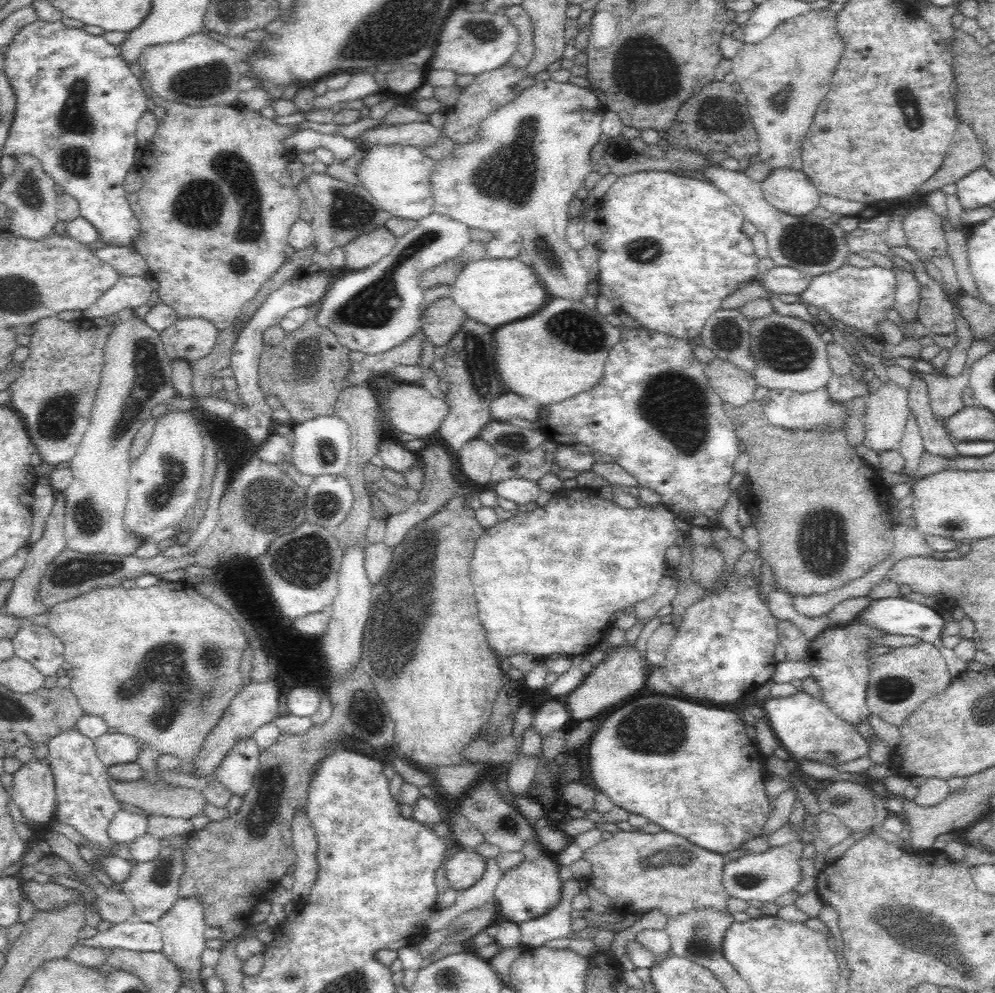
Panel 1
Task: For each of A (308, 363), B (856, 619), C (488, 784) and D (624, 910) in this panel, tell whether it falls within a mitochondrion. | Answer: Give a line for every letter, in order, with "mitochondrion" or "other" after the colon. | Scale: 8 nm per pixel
A: mitochondrion
B: other
C: other
D: other

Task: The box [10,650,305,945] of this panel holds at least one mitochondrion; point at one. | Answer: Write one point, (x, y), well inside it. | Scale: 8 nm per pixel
(275, 785)

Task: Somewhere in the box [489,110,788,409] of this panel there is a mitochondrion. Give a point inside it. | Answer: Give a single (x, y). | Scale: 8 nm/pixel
(579, 330)

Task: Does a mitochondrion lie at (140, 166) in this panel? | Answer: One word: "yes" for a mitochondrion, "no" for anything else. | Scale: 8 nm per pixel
no

